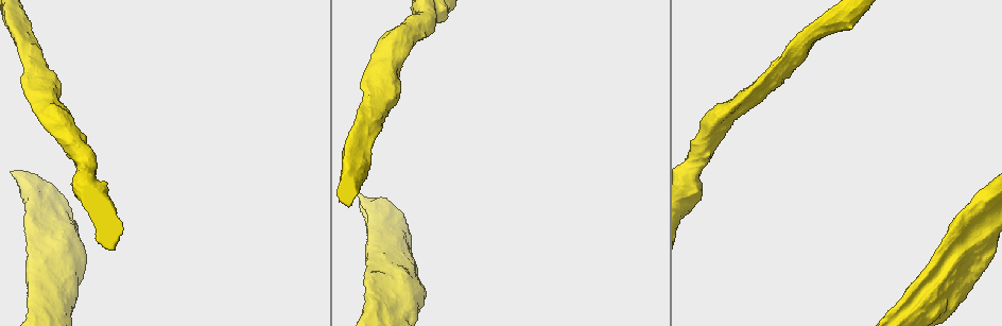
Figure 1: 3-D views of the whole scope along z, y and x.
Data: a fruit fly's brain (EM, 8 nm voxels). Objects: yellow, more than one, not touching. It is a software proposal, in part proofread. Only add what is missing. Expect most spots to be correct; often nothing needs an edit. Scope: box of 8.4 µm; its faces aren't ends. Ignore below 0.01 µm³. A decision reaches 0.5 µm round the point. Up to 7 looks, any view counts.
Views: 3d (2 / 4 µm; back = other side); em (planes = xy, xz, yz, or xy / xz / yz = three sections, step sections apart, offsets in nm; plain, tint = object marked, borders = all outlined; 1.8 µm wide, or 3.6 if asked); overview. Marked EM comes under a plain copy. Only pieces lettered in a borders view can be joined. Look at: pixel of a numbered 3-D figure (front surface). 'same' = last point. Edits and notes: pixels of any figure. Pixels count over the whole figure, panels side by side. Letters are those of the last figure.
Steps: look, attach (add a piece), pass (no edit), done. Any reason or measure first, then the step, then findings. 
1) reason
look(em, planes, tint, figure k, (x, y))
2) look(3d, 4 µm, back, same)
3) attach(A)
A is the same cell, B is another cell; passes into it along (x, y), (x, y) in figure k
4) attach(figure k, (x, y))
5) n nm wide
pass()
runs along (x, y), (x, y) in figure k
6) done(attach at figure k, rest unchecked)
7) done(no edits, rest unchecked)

sudden change in width
look(em, planes, tint, figure 1, (372, 309))

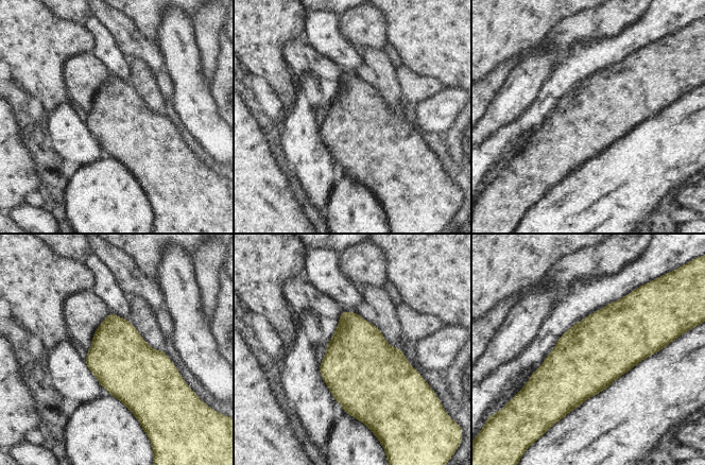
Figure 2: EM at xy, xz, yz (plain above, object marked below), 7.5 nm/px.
what lies round it
look(em, planes, borders, same)

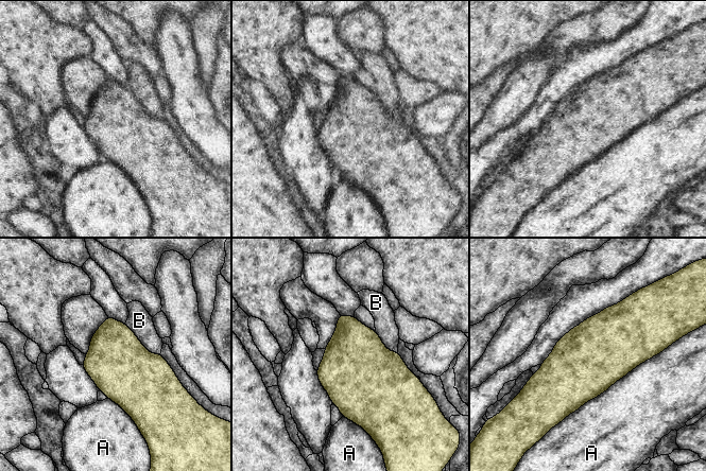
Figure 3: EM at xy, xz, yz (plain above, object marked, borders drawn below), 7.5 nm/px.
460 nm wide
pass()
A and B are other cells; border along (124, 324), (150, 352), (159, 354) in figure 3; none of them fits

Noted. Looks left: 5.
stops while still wide
look(em, yz, step 4, borders, figure 1, (29, 250))

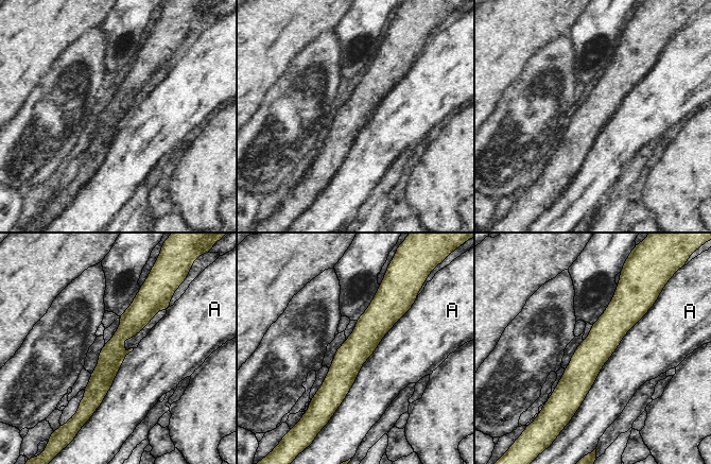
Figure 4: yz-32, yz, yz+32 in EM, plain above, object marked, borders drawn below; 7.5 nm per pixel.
another direction
look(em, planes, borders, same)

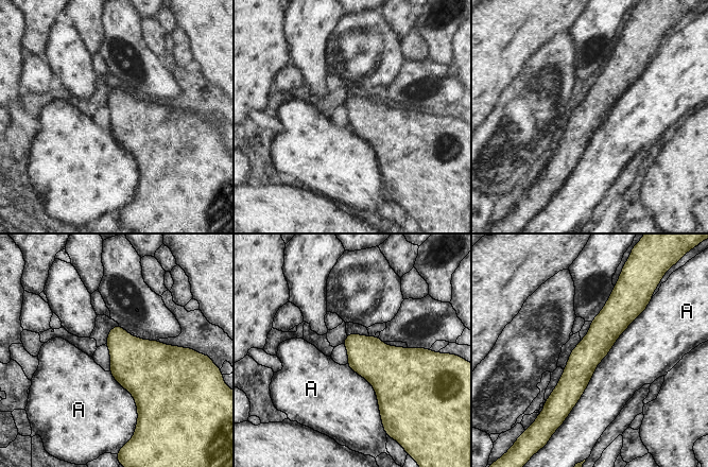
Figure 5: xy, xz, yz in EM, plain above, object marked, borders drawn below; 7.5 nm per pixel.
pass()
A is another cell; border along (646, 305), (598, 364), (564, 421) in figure 5; no lettered piece goes on from it

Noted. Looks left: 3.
an open end
look(3d, 2 µm, figure 1, (362, 87))

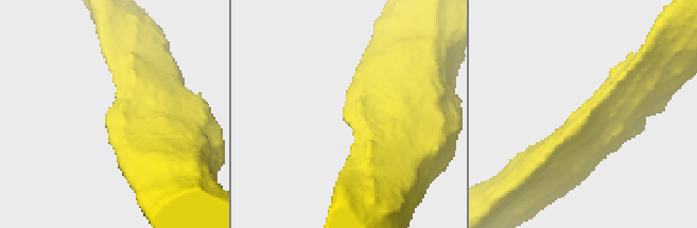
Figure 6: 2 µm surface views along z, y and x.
look(em, yz, step 4, borders, figure 6, (344, 120))

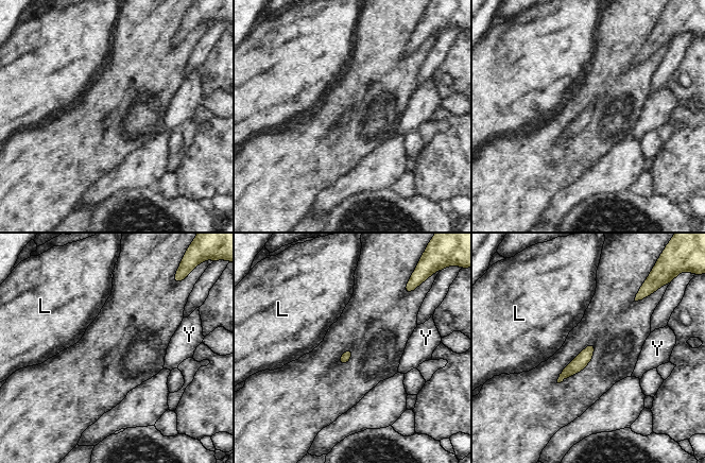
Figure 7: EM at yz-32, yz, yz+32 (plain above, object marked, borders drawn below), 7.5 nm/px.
another direction
look(em, xz, step 16, borders, same)

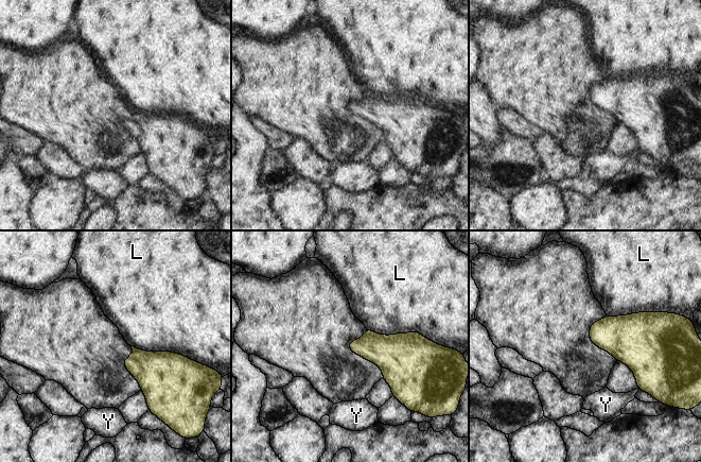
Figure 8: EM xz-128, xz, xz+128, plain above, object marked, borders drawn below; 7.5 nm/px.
L touches over 440 nm
pass()
L and Y are other cells; none of them fits

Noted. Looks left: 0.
done(no edits, rest unchecked)

